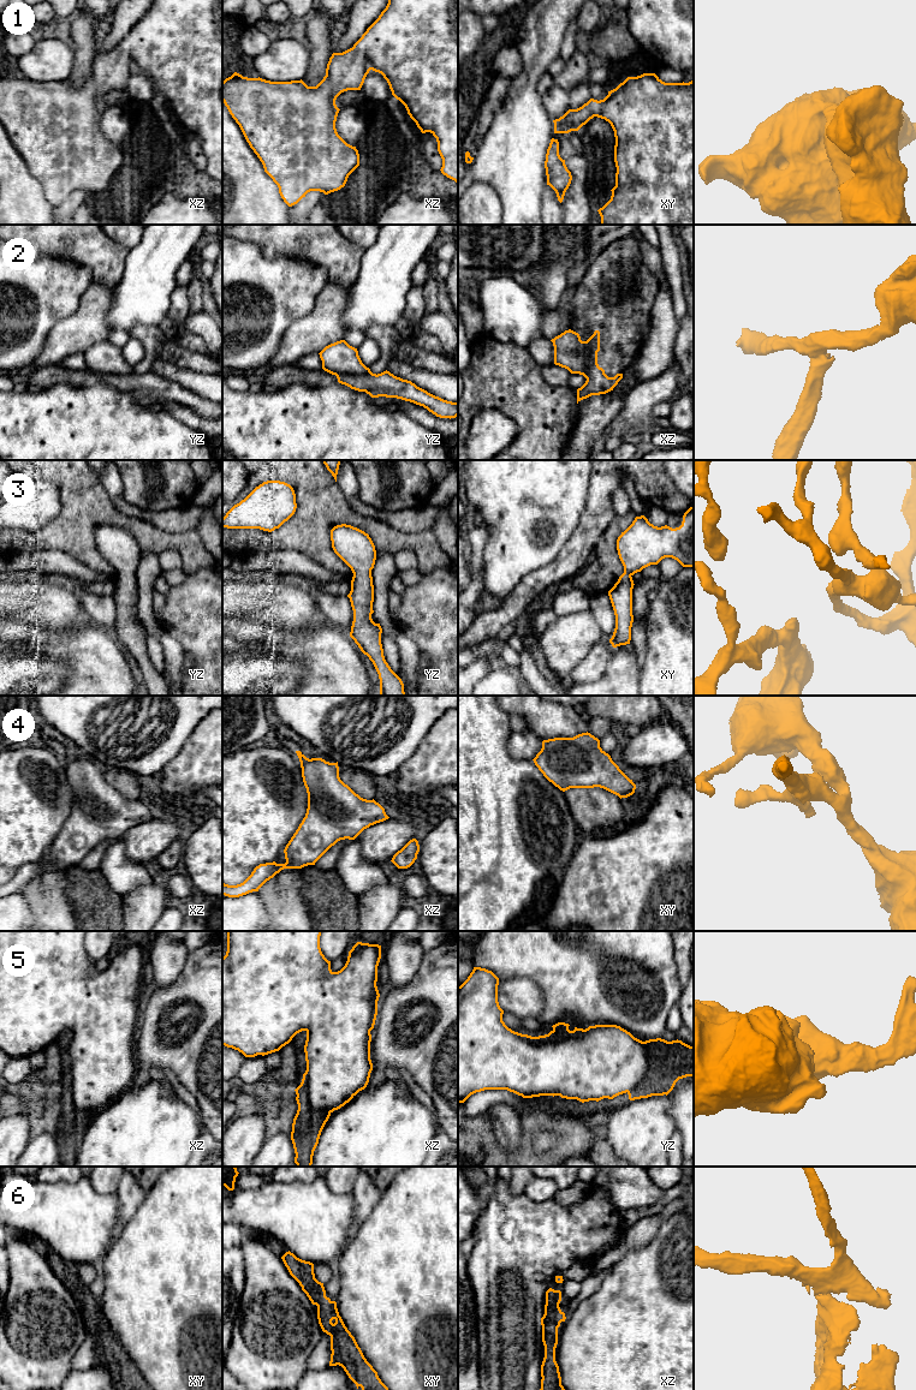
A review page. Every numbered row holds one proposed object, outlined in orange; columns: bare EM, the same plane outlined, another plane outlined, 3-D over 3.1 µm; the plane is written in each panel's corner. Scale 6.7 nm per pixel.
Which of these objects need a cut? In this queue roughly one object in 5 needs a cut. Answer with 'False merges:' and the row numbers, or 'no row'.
False merges: 2, 5

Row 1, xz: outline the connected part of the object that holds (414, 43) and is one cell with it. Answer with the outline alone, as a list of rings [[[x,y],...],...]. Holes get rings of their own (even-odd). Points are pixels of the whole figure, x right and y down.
[[[388,0],[386,8],[352,48],[332,54],[326,76],[316,86],[308,86],[302,79],[270,82],[243,77],[237,72],[222,82],[222,102],[289,207],[297,204],[310,191],[328,195],[340,190],[359,166],[356,147],[347,144],[337,132],[340,109],[335,100],[344,91],[361,90],[370,70],[383,76],[392,95],[405,106],[421,132],[430,132],[436,138],[442,159],[440,171],[458,183],[458,0]]]

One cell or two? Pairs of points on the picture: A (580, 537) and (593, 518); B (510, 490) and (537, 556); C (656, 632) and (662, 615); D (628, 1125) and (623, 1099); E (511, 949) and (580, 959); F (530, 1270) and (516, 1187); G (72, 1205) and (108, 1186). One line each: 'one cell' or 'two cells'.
A: one cell
B: one cell
C: one cell
D: two cells
E: one cell
F: two cells
G: two cells

